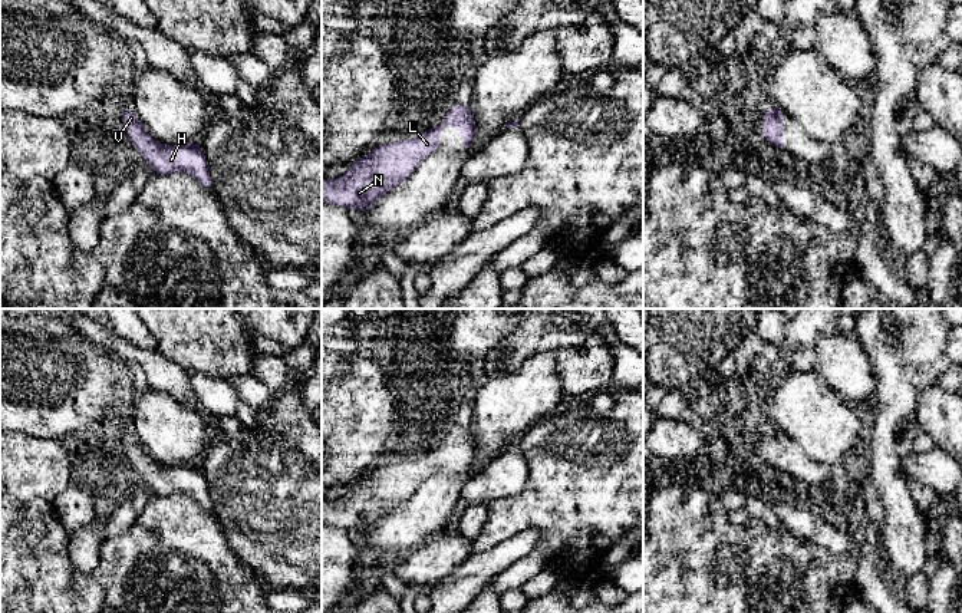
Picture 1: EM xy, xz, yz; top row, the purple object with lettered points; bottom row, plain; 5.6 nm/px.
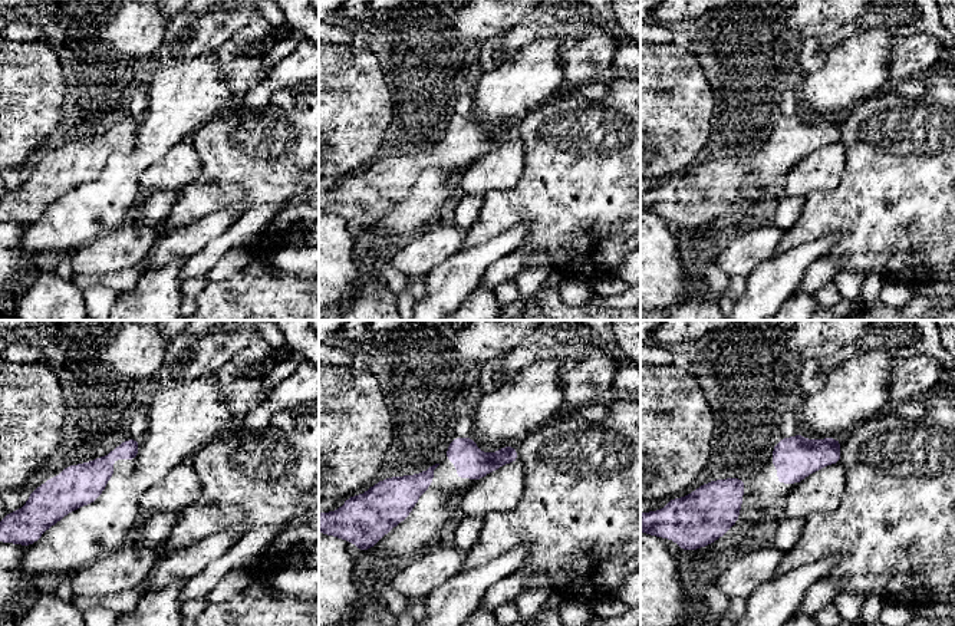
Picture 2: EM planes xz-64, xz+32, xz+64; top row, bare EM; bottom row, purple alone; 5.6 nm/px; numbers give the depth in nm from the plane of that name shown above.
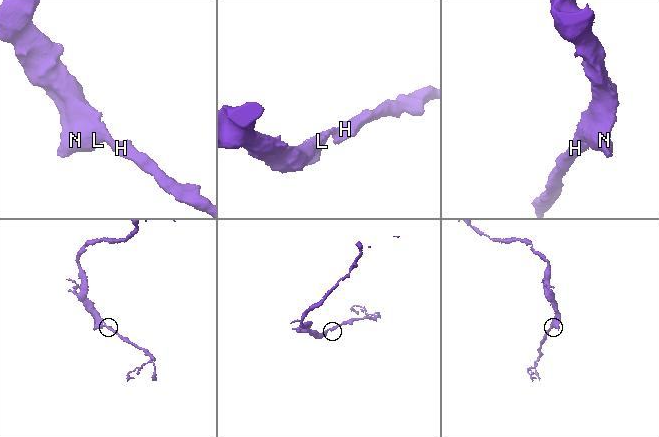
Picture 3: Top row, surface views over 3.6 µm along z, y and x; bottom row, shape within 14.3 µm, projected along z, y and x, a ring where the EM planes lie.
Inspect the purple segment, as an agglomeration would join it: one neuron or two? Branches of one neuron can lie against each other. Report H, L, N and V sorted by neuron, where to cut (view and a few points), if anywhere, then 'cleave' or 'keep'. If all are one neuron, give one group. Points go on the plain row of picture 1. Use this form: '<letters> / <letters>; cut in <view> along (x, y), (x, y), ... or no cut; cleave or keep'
H L N V; no cut; keep

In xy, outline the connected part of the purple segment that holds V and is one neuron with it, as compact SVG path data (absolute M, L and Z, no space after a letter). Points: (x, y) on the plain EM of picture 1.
M121 432L121 441L132 467L142 475L154 495L191 495L204 510L213 511L207 479L195 464L165 467L157 464L144 449L135 432Z

